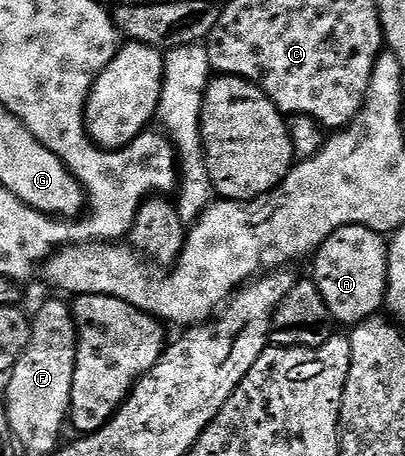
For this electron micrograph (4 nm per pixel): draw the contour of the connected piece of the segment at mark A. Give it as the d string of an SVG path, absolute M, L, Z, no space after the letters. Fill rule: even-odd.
M338 227L315 252L313 280L319 287L321 297L328 303L331 318L336 324L364 323L372 315L380 314L387 297L387 245L388 240L380 232L368 227Z

